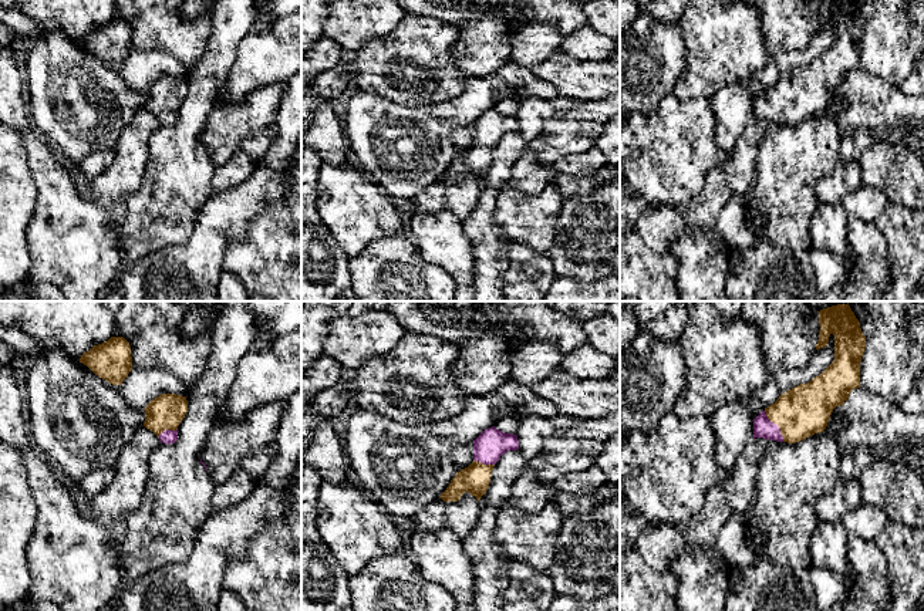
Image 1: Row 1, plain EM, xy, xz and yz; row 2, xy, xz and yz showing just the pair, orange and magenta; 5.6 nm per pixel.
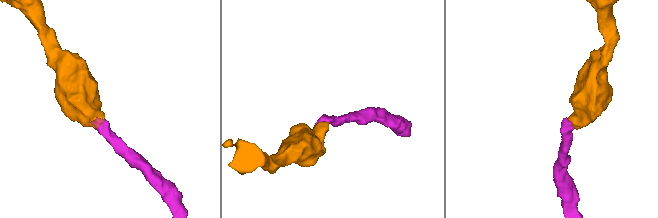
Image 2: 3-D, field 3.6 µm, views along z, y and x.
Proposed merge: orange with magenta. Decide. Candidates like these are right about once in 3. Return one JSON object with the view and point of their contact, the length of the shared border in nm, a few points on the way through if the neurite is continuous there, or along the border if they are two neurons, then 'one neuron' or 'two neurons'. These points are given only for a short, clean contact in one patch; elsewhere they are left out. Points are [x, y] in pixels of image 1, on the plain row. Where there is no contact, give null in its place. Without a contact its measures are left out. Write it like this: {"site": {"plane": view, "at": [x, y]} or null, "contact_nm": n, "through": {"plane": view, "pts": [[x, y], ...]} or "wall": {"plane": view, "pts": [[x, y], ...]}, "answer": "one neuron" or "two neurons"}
{"site": {"plane": "yz", "at": [776, 105]}, "contact_nm": 200, "through": {"plane": "yz", "pts": [[805, 91], [791, 101], [776, 105], [769, 105], [764, 110]]}, "answer": "one neuron"}

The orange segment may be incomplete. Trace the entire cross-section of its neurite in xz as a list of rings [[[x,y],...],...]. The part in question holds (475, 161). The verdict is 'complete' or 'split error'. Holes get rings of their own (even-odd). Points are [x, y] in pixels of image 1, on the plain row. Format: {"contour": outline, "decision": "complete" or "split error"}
{"contour": [[[495,108],[485,111],[473,122],[473,144],[461,153],[456,153],[439,180],[444,183],[458,183],[468,173],[479,183],[489,169],[495,145],[507,132],[517,131],[519,122],[516,117],[505,115]]], "decision": "split error"}

